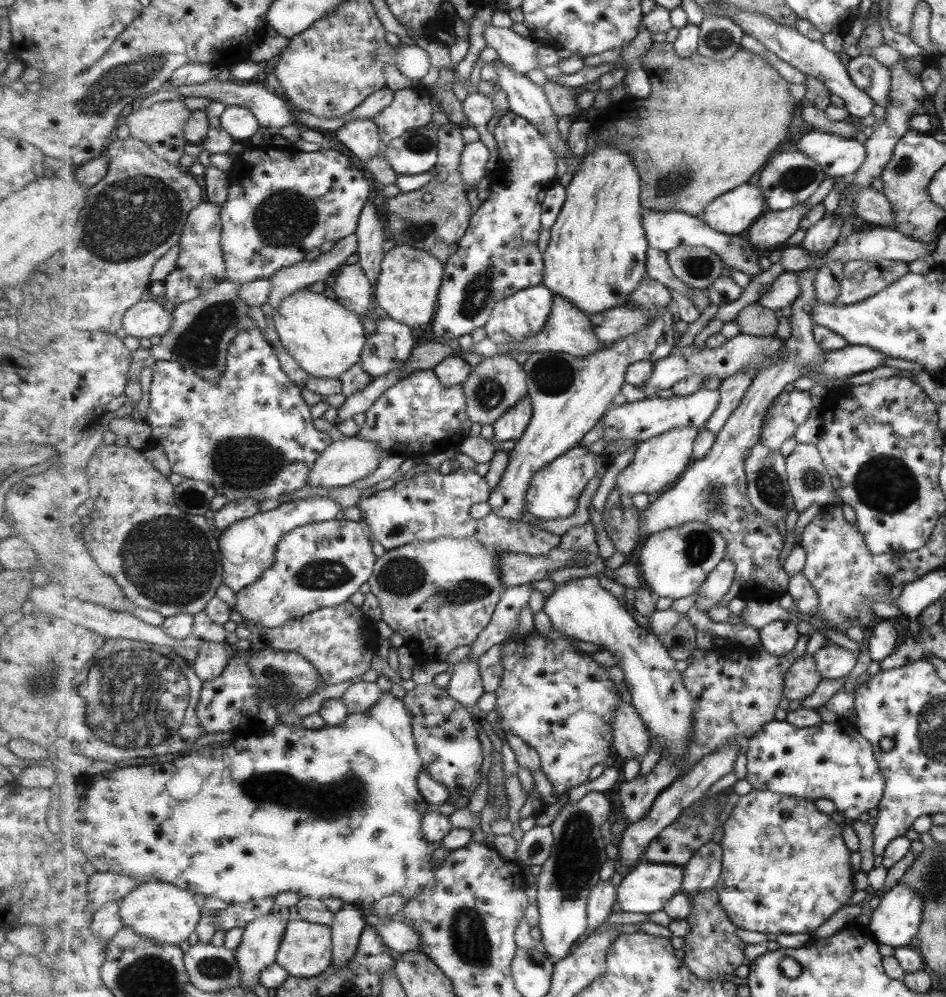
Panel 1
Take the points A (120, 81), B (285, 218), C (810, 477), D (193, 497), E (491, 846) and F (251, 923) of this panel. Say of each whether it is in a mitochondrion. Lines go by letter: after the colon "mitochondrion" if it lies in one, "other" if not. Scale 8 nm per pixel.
A: mitochondrion
B: mitochondrion
C: mitochondrion
D: mitochondrion
E: other
F: other

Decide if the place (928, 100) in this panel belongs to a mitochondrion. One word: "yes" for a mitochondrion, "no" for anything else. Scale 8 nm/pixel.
no

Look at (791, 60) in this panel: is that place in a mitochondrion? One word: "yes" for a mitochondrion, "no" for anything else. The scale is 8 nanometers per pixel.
no

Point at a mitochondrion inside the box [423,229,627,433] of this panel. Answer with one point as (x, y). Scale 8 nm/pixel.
(551, 375)

